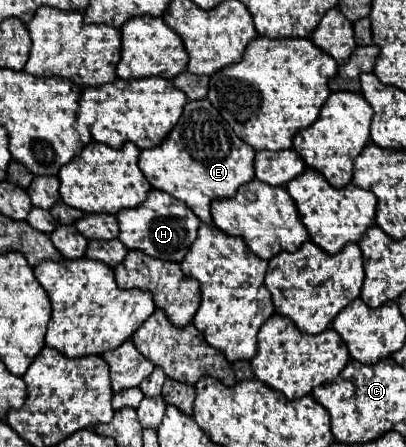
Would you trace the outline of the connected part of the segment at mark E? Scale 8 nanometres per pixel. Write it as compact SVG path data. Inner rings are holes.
M190 100L178 124L158 146L140 152L138 166L152 184L182 200L202 222L210 224L210 202L230 198L238 186L254 178L254 148L246 146L208 100Z

